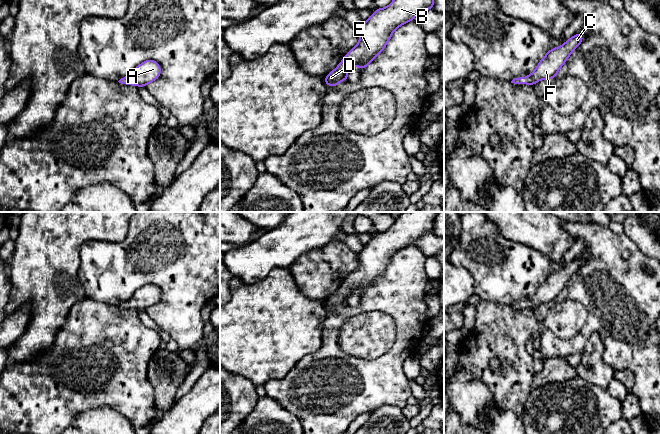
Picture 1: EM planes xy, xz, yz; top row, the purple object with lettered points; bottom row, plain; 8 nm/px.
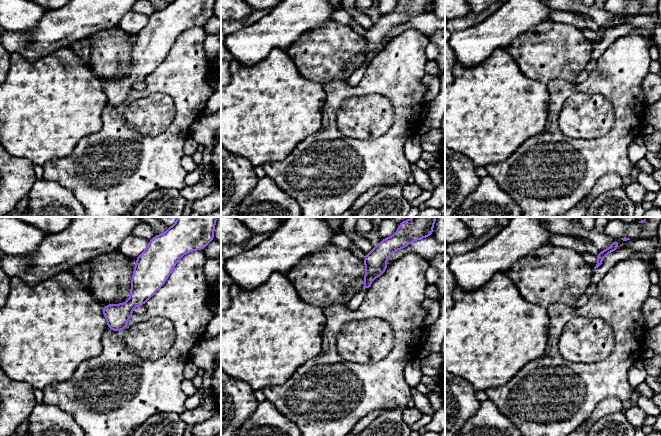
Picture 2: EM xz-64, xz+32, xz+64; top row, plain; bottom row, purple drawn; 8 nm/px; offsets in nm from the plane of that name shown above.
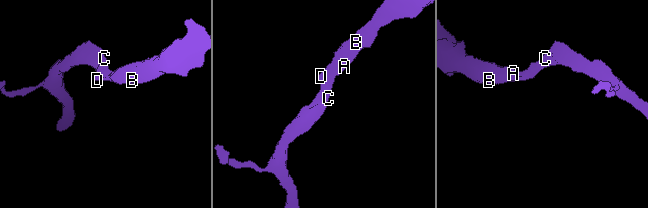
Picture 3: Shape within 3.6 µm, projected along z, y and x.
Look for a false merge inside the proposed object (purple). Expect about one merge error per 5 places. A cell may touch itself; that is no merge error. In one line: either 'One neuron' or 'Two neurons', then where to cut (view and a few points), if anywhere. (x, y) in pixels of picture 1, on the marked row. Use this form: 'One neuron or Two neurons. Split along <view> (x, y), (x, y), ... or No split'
One neuron. No split

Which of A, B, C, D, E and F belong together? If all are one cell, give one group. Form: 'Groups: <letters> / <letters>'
Groups: A B C D E F

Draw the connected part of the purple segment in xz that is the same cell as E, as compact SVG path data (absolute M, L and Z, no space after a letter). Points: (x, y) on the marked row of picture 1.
M393 0L392 3L387 7L378 8L358 30L360 37L359 43L354 46L345 55L340 64L324 78L325 84L331 87L336 87L338 86L340 81L348 81L347 75L349 73L349 66L360 66L361 71L363 71L367 67L367 65L384 50L393 32L397 28L405 23L413 21L414 17L417 14L433 8L434 0Z

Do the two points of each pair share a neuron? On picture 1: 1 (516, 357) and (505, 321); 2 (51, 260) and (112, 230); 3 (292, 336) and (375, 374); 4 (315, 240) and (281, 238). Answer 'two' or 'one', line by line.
1: one
2: one
3: two
4: one

